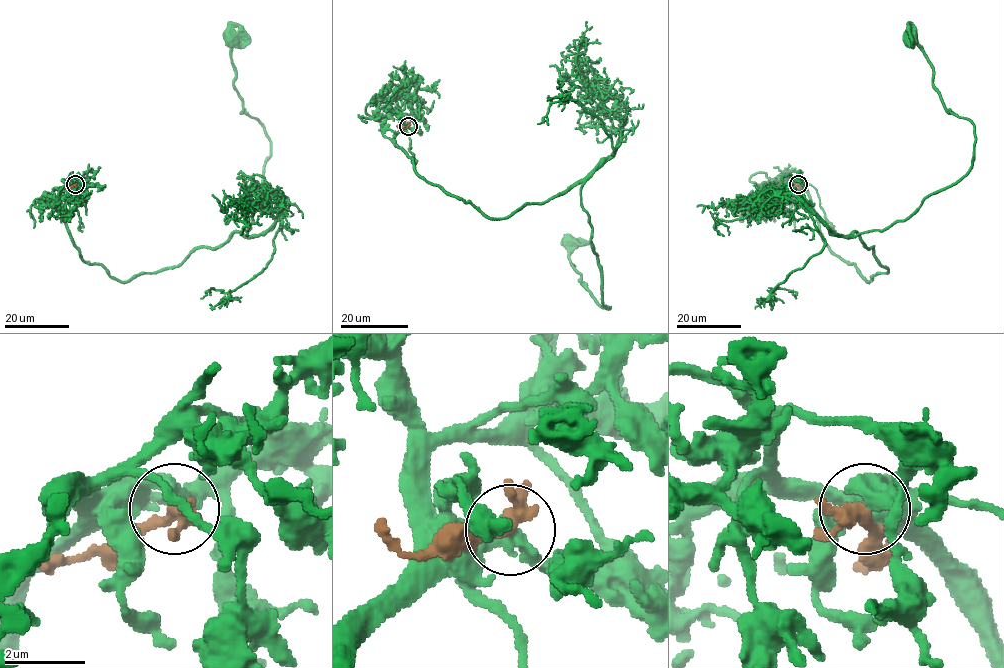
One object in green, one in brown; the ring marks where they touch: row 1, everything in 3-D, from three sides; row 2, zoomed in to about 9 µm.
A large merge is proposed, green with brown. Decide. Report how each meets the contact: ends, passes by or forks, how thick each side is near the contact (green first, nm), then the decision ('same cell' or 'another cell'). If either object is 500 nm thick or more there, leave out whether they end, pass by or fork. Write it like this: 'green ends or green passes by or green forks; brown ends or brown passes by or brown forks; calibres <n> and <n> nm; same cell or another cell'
green passes by; brown forks; calibres 360 and 280 nm; same cell

